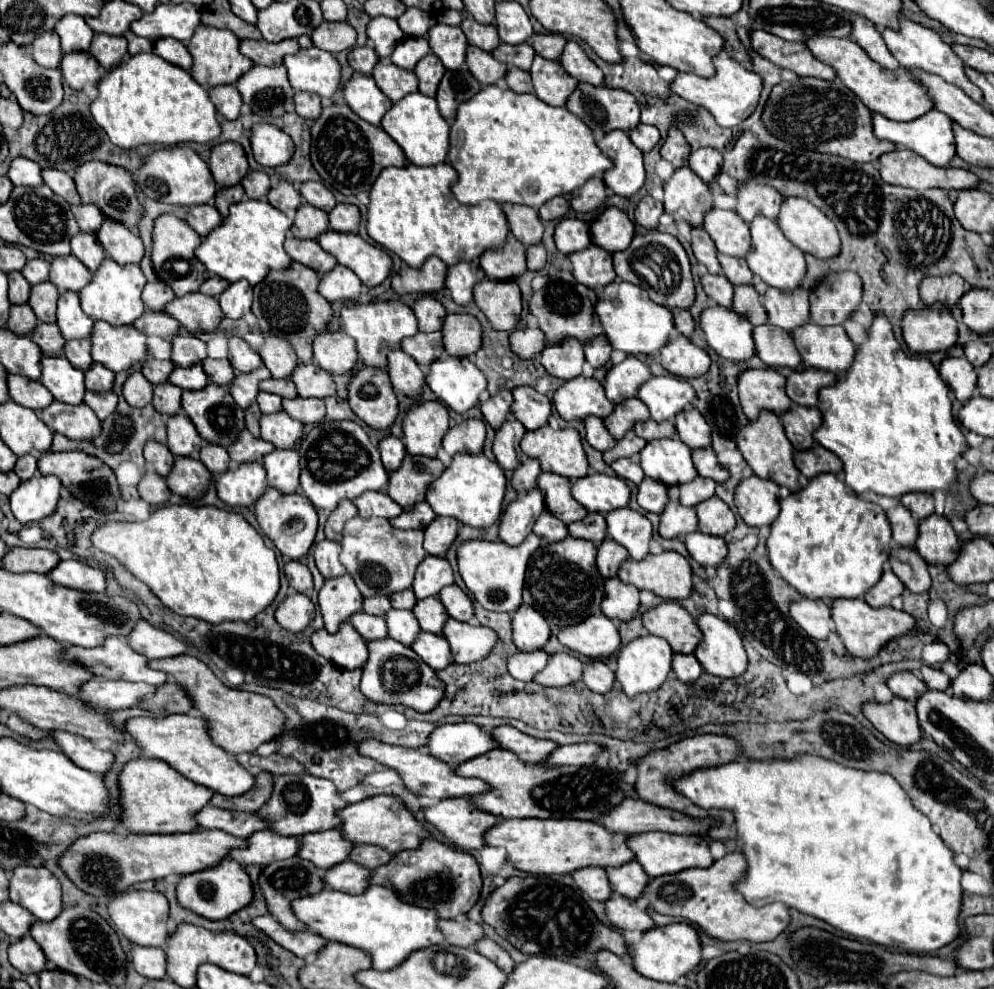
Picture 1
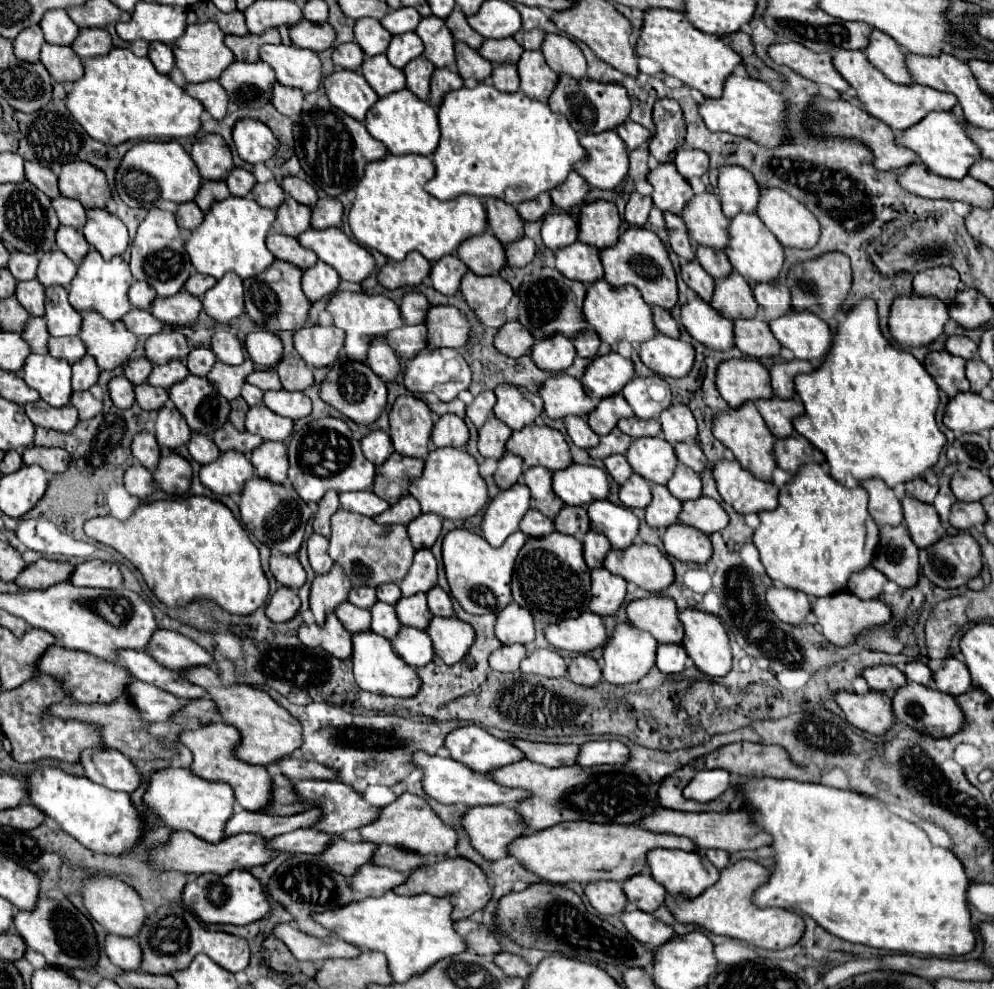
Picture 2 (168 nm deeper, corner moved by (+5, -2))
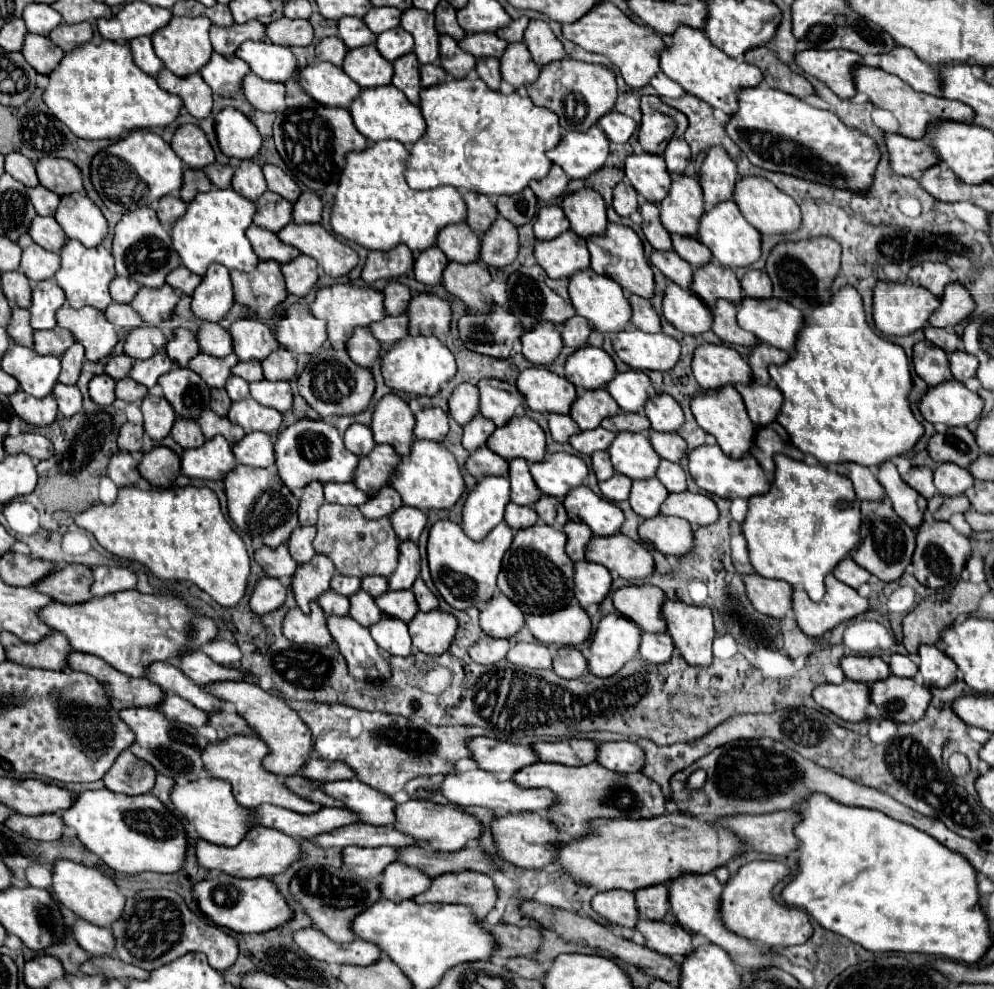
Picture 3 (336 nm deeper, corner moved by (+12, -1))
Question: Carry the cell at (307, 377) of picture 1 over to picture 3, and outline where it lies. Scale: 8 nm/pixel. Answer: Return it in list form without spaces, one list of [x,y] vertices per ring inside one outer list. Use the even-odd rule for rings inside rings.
[[[280,347],[262,361],[262,369],[268,381],[292,381],[296,377],[296,359]]]

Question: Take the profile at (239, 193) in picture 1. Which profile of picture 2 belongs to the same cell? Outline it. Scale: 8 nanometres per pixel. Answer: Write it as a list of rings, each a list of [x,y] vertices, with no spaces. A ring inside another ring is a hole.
[[[207,180],[201,184],[201,192],[195,196],[195,202],[199,204],[199,208],[203,212],[209,210],[209,206],[217,200],[225,200],[227,196],[231,196],[229,188],[225,182],[215,182],[215,180]]]

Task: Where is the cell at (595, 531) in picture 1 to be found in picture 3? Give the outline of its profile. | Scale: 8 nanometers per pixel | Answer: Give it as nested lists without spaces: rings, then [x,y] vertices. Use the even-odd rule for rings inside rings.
[[[542,495],[542,499],[536,503],[534,509],[536,509],[538,517],[540,517],[546,525],[550,525],[550,527],[554,527],[554,529],[562,529],[562,527],[570,521],[570,519],[568,519],[568,513],[566,513],[566,509],[564,509],[564,505],[562,505],[560,499]]]

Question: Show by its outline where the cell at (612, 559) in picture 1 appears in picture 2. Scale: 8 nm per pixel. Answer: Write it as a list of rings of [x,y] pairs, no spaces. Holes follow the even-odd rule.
[[[589,530],[583,536],[583,558],[589,568],[601,568],[603,558],[609,550],[611,550],[611,544],[609,544],[609,540],[605,540],[605,536],[601,536],[593,530]]]

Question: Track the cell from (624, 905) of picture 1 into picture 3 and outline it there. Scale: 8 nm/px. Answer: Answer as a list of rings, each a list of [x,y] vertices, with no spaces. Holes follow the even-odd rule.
[[[638,919],[636,931],[640,931],[646,939],[646,947],[674,957],[674,955],[688,955],[694,947],[690,943],[690,933],[680,925],[670,925],[666,921],[650,921]]]

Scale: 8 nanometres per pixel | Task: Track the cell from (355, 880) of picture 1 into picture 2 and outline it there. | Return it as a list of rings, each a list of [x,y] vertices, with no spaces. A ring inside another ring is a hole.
[[[367,864],[349,882],[351,882],[351,888],[355,892],[359,892],[359,894],[383,896],[385,892],[405,884],[405,880],[407,880],[407,874],[401,874],[401,872],[393,870],[393,868]]]

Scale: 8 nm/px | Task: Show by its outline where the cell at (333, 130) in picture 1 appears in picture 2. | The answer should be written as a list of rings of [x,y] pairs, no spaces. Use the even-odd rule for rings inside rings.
[[[323,96],[315,106],[303,110],[299,118],[293,122],[293,140],[295,140],[295,154],[305,174],[327,196],[333,198],[349,188],[355,188],[355,184],[363,176],[367,162],[381,160],[387,154],[385,144],[373,140],[363,122],[347,116],[343,110],[337,110]]]

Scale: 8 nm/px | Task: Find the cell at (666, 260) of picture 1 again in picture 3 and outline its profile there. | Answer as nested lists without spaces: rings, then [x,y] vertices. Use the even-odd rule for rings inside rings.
[[[610,223],[604,235],[594,235],[588,239],[588,251],[590,251],[590,269],[594,273],[614,279],[626,291],[630,291],[634,295],[640,295],[644,299],[652,299],[654,273],[652,273],[652,267],[646,259],[646,255],[644,255],[644,245],[634,229]]]

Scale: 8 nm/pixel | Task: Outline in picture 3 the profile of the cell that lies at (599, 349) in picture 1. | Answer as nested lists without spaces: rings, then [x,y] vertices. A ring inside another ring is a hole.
[[[574,315],[560,327],[560,333],[562,333],[564,345],[568,345],[572,349],[580,349],[588,343],[592,327],[586,323],[586,319],[580,319],[578,315]]]

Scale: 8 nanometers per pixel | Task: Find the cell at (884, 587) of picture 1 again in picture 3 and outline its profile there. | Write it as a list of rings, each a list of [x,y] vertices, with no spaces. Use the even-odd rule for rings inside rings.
[[[846,557],[846,559],[834,569],[834,577],[836,577],[838,581],[842,581],[842,583],[854,587],[854,589],[858,589],[860,585],[868,583],[872,575],[870,575],[864,567],[860,567],[852,557]]]

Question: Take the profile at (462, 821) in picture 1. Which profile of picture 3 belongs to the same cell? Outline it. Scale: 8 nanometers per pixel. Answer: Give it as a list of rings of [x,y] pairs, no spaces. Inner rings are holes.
[[[524,811],[514,815],[508,813],[502,817],[494,817],[490,823],[490,831],[496,845],[496,855],[506,863],[512,863],[516,867],[526,867],[526,869],[554,863],[552,845],[562,843],[562,839],[558,839],[558,831],[554,829],[554,825],[550,825],[548,819],[536,811]]]

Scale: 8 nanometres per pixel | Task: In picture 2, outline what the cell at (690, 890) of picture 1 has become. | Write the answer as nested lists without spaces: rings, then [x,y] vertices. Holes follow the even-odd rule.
[[[739,860],[725,870],[721,870],[721,878],[715,886],[707,888],[697,898],[685,898],[685,900],[675,900],[671,906],[673,914],[681,922],[693,922],[703,928],[707,928],[713,934],[723,934],[735,940],[743,940],[747,944],[767,948],[767,950],[781,950],[797,944],[801,940],[805,922],[799,914],[783,908],[759,908],[753,904],[753,894],[755,890],[765,884],[771,876],[771,870],[761,866],[755,860]]]

